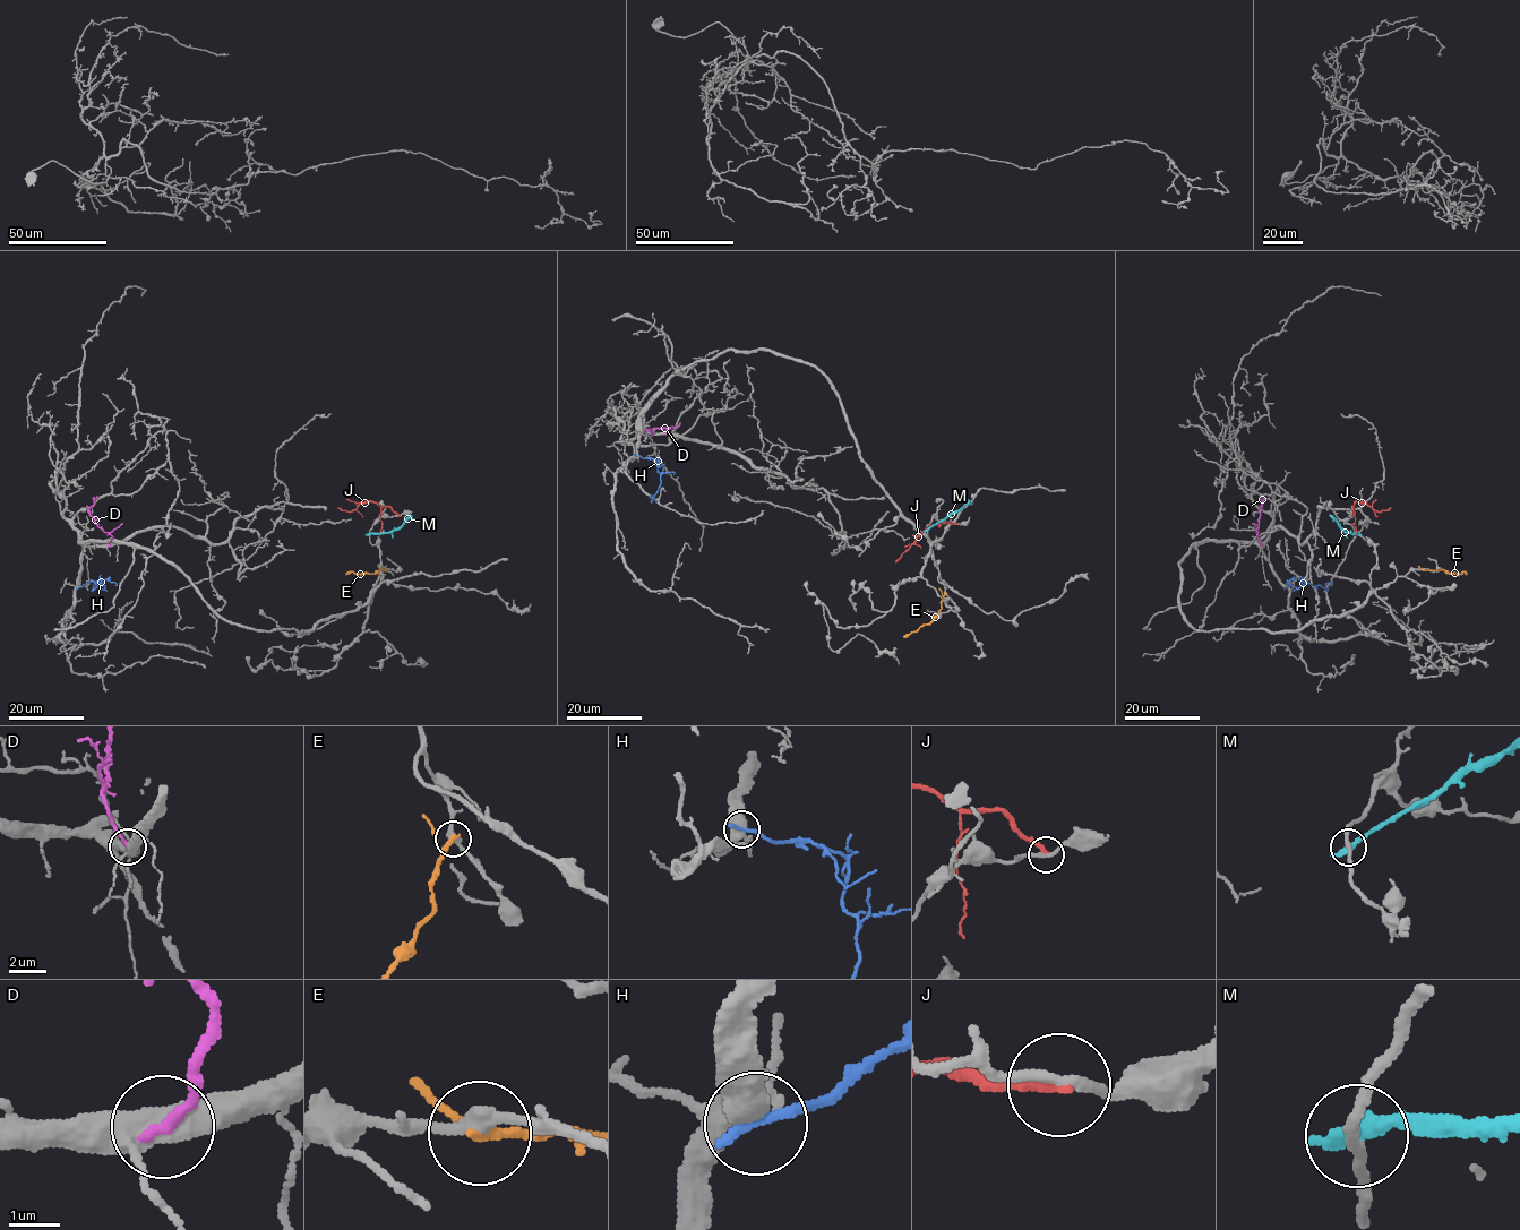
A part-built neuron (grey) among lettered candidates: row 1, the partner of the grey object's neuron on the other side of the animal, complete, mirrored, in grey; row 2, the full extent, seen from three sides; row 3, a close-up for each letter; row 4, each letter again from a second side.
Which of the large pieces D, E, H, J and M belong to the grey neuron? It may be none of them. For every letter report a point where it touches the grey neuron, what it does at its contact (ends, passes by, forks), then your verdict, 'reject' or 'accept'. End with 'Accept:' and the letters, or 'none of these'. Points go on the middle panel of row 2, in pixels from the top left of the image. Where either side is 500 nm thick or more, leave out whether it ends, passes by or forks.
D: meets grey at (667, 432); it ends there; reject
E: meets grey at (945, 593); it passes by; reject
H: meets grey at (637, 455); it ends there; reject
J: meets grey at (956, 523); it ends there; reject
M: meets grey at (927, 530); it ends there; reject
Accept: none of these

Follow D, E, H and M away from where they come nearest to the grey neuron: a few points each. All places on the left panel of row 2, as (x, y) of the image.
D: (108, 545), (111, 535), (97, 526), (88, 509), (97, 496)
E: (387, 570), (345, 574)
H: (79, 587), (102, 582), (93, 590), (93, 585)
M: (369, 534), (391, 532), (409, 518), (415, 519)

